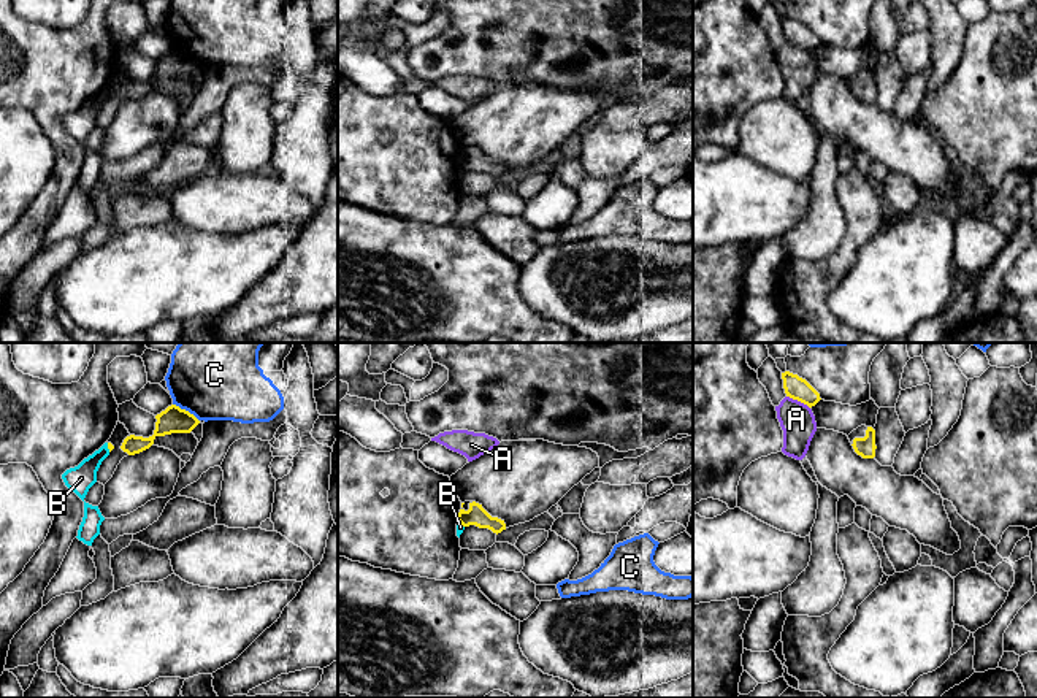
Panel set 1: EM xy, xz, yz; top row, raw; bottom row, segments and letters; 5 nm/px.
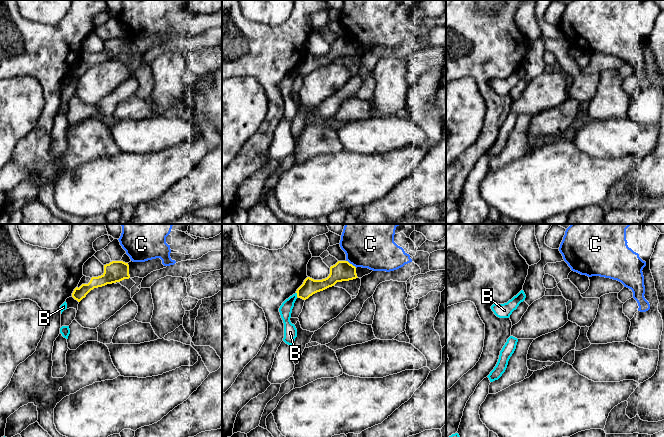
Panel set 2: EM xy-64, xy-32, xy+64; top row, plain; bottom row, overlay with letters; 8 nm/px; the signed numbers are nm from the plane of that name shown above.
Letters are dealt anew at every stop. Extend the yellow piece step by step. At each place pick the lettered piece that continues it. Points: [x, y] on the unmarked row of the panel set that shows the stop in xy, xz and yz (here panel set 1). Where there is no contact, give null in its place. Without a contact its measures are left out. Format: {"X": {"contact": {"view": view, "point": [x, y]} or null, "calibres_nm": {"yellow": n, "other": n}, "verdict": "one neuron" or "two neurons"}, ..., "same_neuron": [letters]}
{"A": {"contact": {"view": "yz", "point": [798, 45]}, "calibres_nm": {"yellow": 120, "other": 180}, "verdict": "two neurons"}, "B": {"contact": {"view": "xy", "point": [108, 92]}, "calibres_nm": {"yellow": 30, "other": 140}, "verdict": "two neurons"}, "C": {"contact": {"view": "xy", "point": [184, 54]}, "calibres_nm": {"yellow": 140, "other": 340}, "verdict": "two neurons"}, "same_neuron": []}

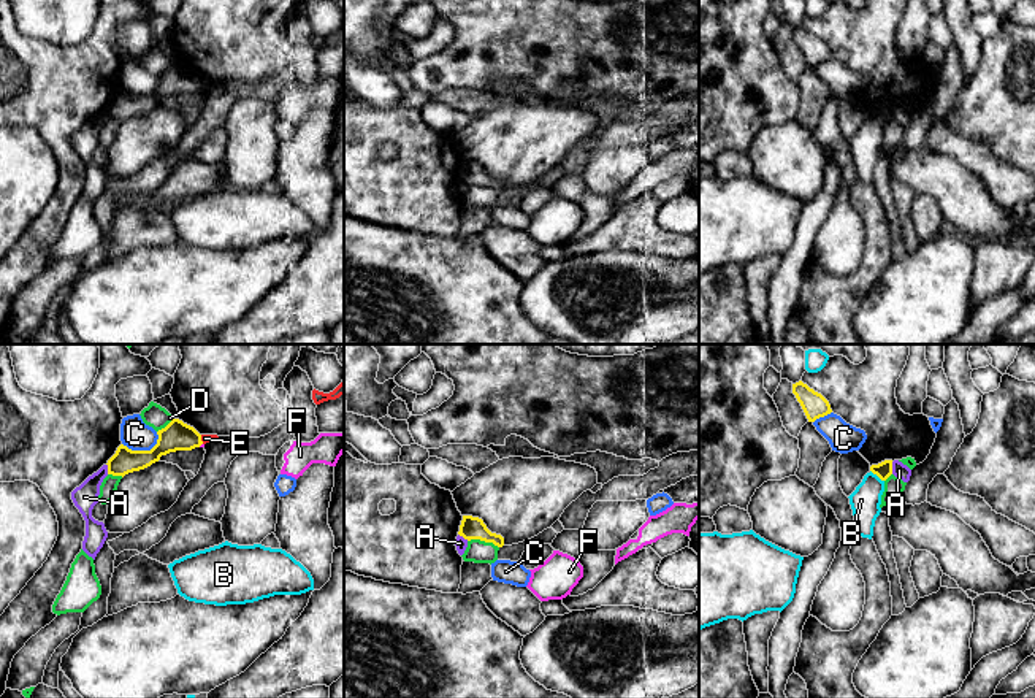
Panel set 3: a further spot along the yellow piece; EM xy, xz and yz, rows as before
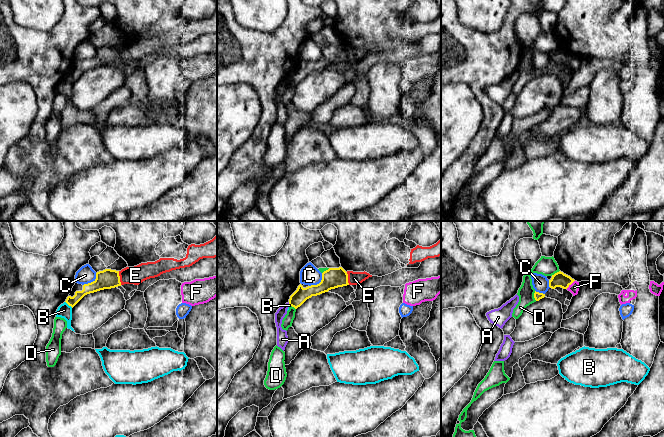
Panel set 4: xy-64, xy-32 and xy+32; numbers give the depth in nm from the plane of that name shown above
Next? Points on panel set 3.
{"A": {"contact": {"view": "yz", "point": [891, 113]}, "calibres_nm": {"yellow": 90, "other": 80}, "verdict": "two neurons"}, "B": {"contact": {"view": "yz", "point": [877, 119]}, "calibres_nm": {"yellow": 90, "other": 150}, "verdict": "two neurons"}, "C": {"contact": {"view": "xy", "point": [143, 95]}, "calibres_nm": {"yellow": 150, "other": 150}, "verdict": "two neurons"}, "D": {"contact": {"view": "xz", "point": [484, 184]}, "calibres_nm": {"yellow": 110, "other": 120}, "verdict": "two neurons"}, "E": {"contact": {"view": "xy", "point": [200, 84]}, "calibres_nm": {"yellow": 150, "other": 50}, "verdict": "one neuron"}, "F": {"contact": {"view": "xy", "point": [200, 89]}, "calibres_nm": {"yellow": 150, "other": 20}, "verdict": "two neurons"}, "same_neuron": ["E"]}

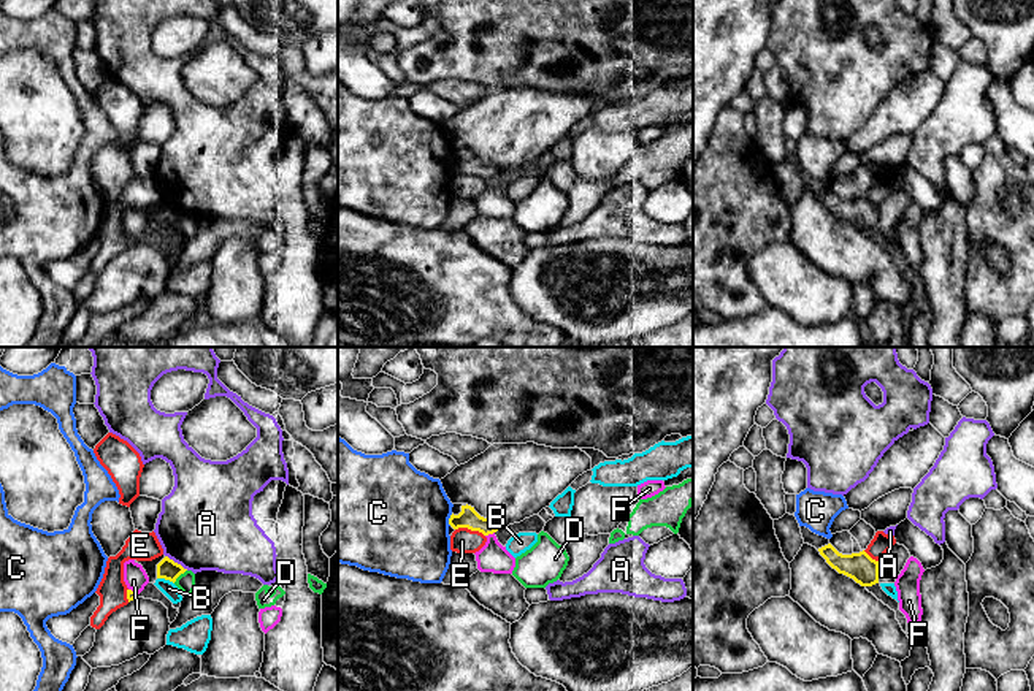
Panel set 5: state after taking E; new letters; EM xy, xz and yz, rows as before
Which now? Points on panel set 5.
{"A": {"contact": {"view": "xy", "point": [176, 208]}, "calibres_nm": {"yellow": 100, "other": 460}, "verdict": "two neurons"}, "B": {"contact": {"view": "xy", "point": [165, 224]}, "calibres_nm": {"yellow": 100, "other": 80}, "verdict": "two neurons"}, "C": {"contact": {"view": "xz", "point": [449, 165]}, "calibres_nm": {"yellow": 100, "other": 500}, "verdict": "two neurons"}, "D": {"contact": {"view": "xy", "point": [179, 219]}, "calibres_nm": {"yellow": 100, "other": 100}, "verdict": "two neurons"}, "E": {"contact": {"view": "xz", "point": [470, 173]}, "calibres_nm": {"yellow": 100, "other": 130}, "verdict": "two neurons"}, "F": {"contact": {"view": "xz", "point": [489, 178]}, "calibres_nm": {"yellow": 100, "other": 150}, "verdict": "two neurons"}, "same_neuron": []}

